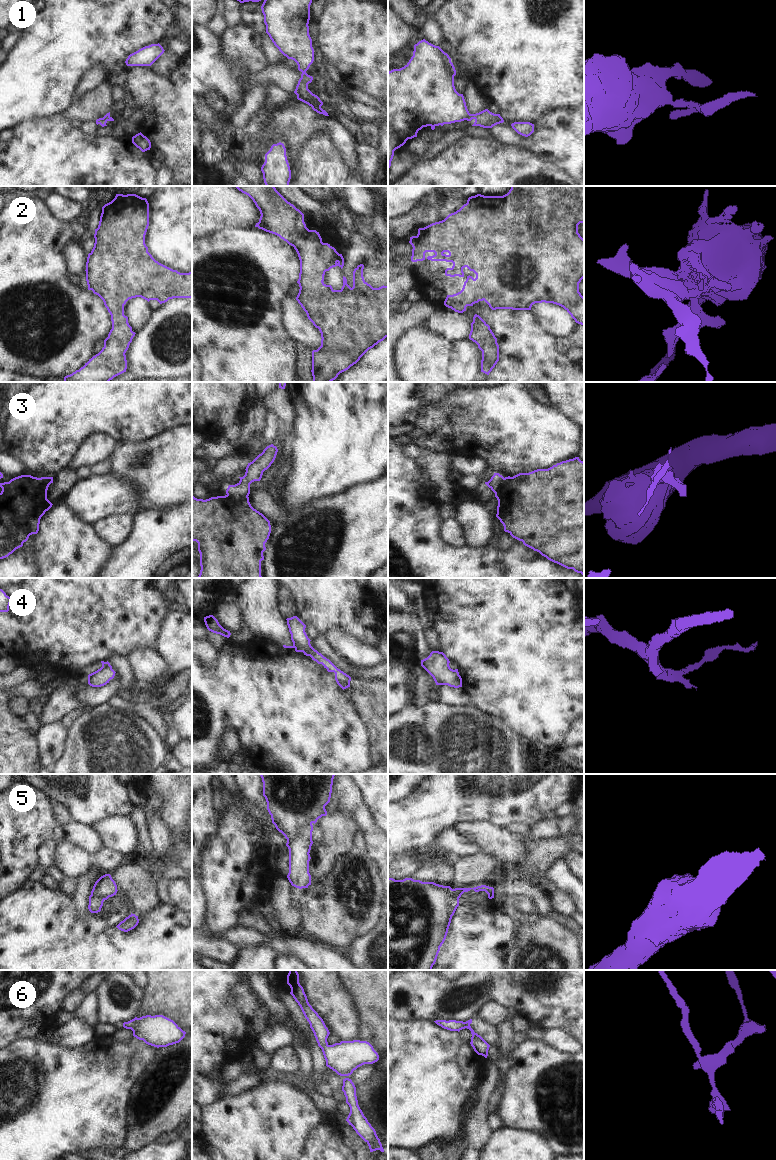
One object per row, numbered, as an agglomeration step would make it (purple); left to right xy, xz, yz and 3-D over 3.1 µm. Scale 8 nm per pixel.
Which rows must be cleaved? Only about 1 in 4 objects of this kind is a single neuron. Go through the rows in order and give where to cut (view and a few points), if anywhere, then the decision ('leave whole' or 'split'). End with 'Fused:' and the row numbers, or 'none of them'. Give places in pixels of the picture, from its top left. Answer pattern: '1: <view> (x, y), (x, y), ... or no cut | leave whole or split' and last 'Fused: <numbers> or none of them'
1: yz (470, 114), (466, 119) | split
2: no cut | leave whole
3: xz (226, 495), (238, 499), (247, 497) | split
4: xz (310, 645), (303, 652) | split
5: xz (312, 825), (302, 827), (294, 837), (287, 841) | split
6: no cut | leave whole
Fused: 1, 3, 4, 5

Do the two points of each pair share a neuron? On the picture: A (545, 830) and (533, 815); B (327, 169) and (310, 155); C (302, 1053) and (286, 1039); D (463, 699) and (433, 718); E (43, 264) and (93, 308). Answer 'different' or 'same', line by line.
A: different
B: same
C: different
D: different
E: same

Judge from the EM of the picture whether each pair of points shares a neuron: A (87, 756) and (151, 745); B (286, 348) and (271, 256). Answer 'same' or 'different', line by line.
A: same
B: same

